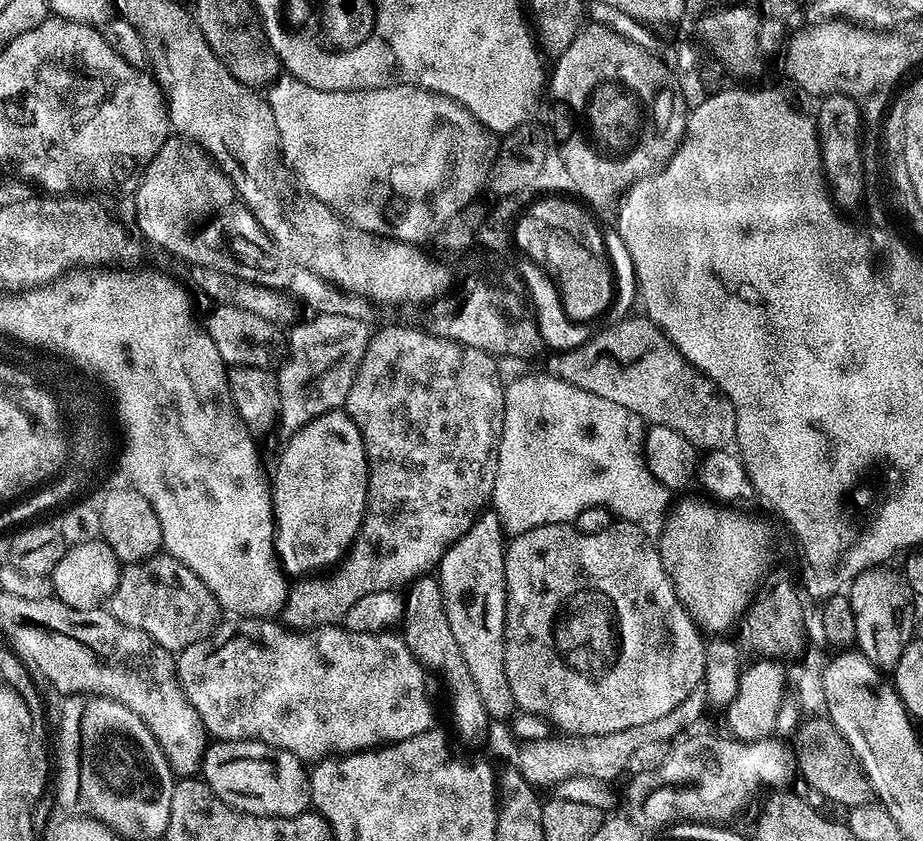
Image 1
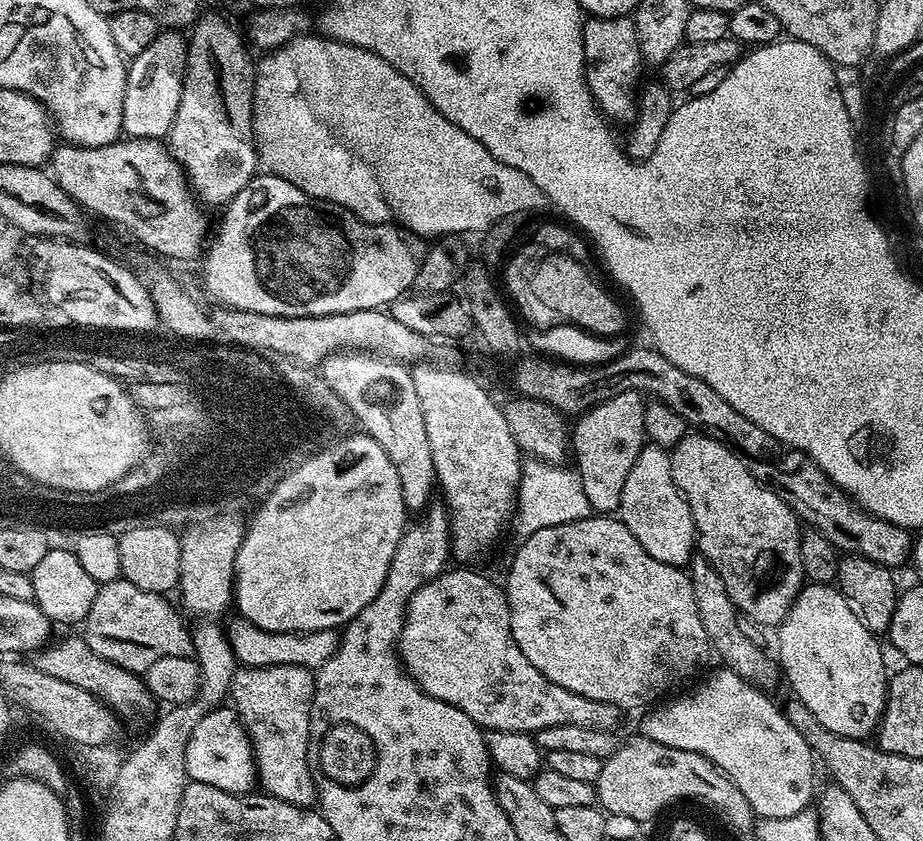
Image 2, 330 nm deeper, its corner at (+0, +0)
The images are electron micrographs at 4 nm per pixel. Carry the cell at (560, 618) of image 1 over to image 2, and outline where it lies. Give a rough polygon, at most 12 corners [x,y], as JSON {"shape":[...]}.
{"shape":[[612,514],[508,568],[540,673],[622,710],[710,652],[683,567]]}

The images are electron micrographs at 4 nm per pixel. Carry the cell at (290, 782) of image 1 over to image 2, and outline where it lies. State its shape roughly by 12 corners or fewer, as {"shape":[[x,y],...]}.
{"shape":[[231,707],[215,708],[186,742],[189,781],[248,794],[252,740]]}

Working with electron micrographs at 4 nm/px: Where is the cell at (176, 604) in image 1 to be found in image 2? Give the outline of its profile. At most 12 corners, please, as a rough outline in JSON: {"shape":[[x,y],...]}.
{"shape":[[123,578],[99,585],[82,621],[102,658],[147,674],[191,657],[167,595]]}

